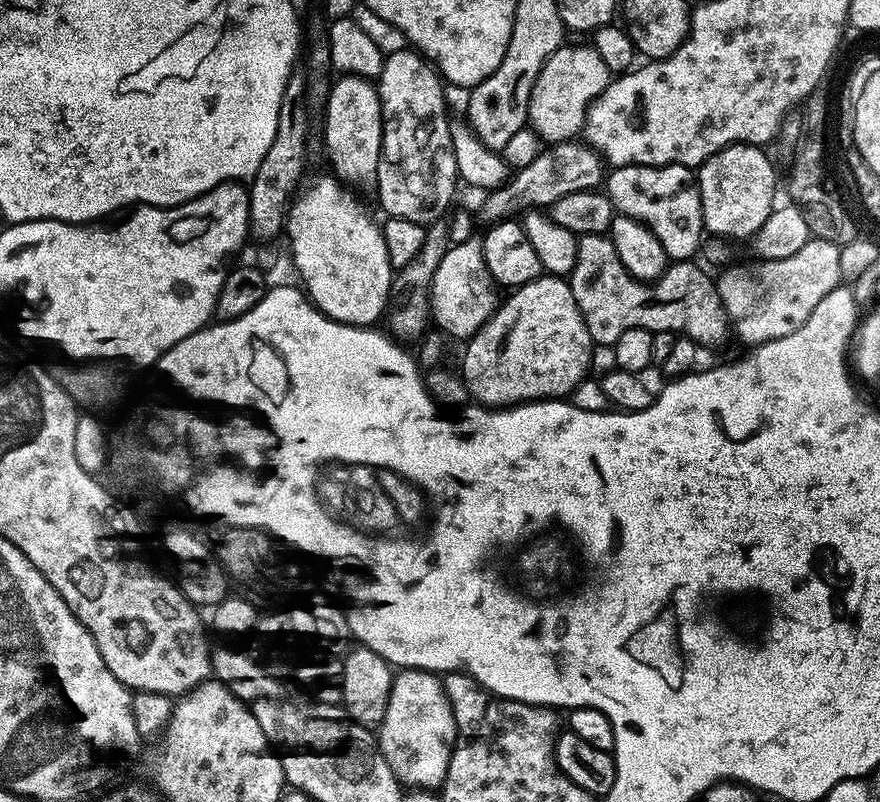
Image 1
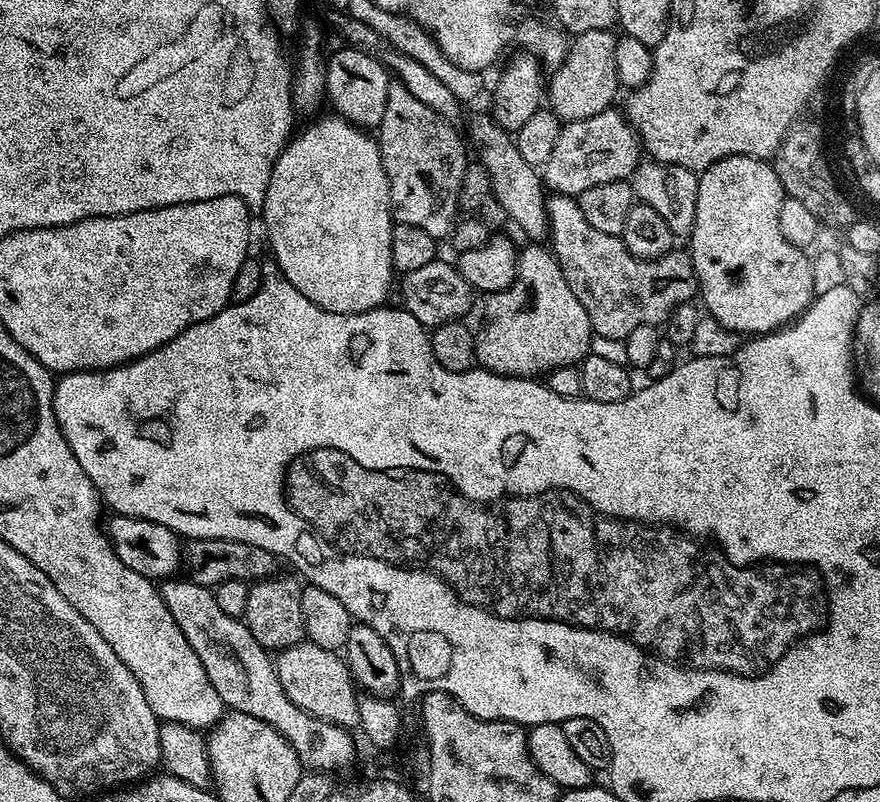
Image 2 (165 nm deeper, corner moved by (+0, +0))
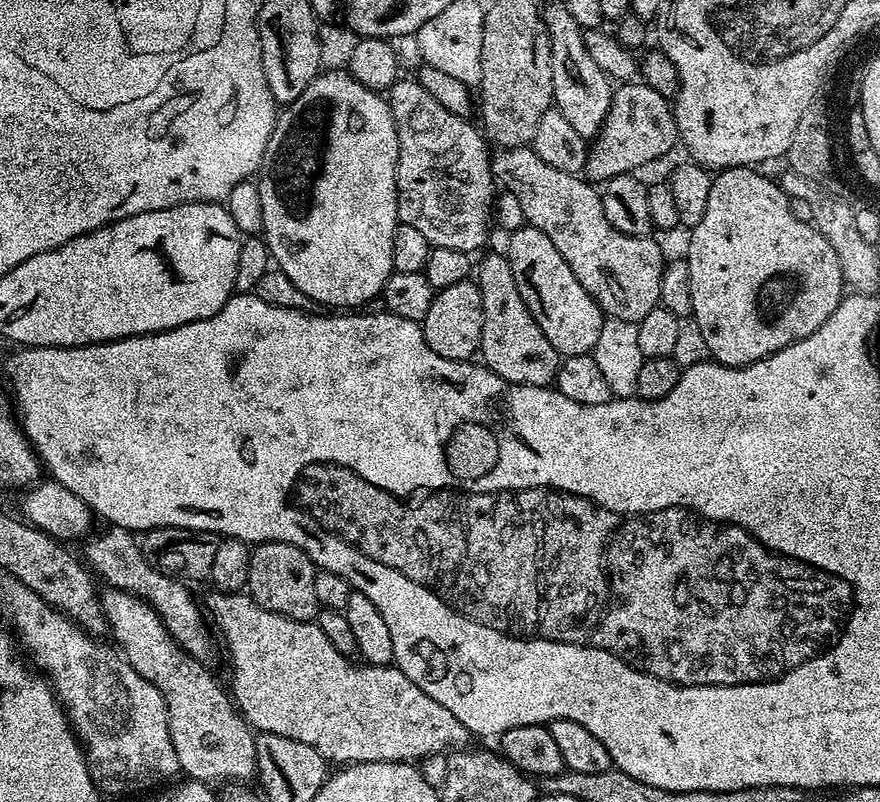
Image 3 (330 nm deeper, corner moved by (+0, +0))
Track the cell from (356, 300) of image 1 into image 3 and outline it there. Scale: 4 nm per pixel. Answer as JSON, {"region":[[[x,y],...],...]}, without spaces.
{"region":[[[321,71],[319,76],[294,98],[277,115],[276,125],[270,134],[270,142],[264,151],[264,161],[260,164],[258,185],[262,198],[262,235],[268,244],[268,251],[272,254],[275,267],[284,271],[284,276],[304,296],[317,300],[320,304],[329,304],[332,310],[356,310],[367,300],[372,300],[384,291],[384,283],[391,278],[394,271],[392,255],[394,254],[394,230],[398,223],[398,198],[396,197],[396,167],[400,157],[398,146],[398,130],[394,126],[392,111],[387,99],[372,88],[362,86],[362,82],[355,80],[351,72]]]}

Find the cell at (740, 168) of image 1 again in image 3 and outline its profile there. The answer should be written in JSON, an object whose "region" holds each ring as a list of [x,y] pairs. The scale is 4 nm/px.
{"region":[[[752,166],[743,168],[726,168],[717,171],[712,177],[710,186],[710,199],[706,201],[706,214],[702,214],[702,222],[690,229],[692,241],[688,244],[688,269],[690,270],[690,298],[692,299],[691,319],[695,320],[698,330],[702,330],[702,338],[706,338],[706,346],[709,347],[710,357],[717,364],[741,368],[747,364],[758,362],[818,330],[838,310],[841,300],[846,295],[846,285],[842,274],[842,266],[839,265],[837,254],[830,243],[815,227],[813,223],[800,221],[792,215],[789,204],[790,197],[783,191],[775,179],[763,176],[763,171]]]}

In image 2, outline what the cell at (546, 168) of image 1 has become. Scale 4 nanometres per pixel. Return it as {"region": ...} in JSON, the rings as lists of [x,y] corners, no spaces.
{"region":[[[615,107],[602,110],[593,117],[578,118],[576,121],[565,123],[560,129],[560,137],[554,146],[550,158],[542,166],[542,179],[553,193],[561,196],[579,198],[582,190],[590,190],[590,186],[598,186],[598,182],[614,182],[628,180],[636,167],[642,162],[642,145],[640,135],[628,121],[623,111],[615,112]]]}

